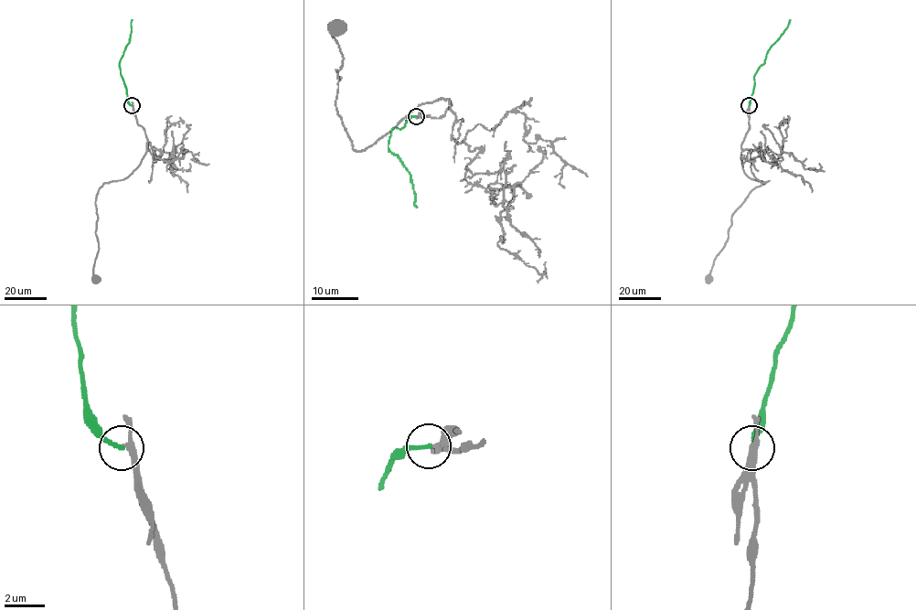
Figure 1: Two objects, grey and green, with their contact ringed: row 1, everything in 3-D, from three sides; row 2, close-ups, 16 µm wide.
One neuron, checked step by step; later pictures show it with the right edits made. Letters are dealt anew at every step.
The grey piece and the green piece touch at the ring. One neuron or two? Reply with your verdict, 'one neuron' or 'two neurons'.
one neuron

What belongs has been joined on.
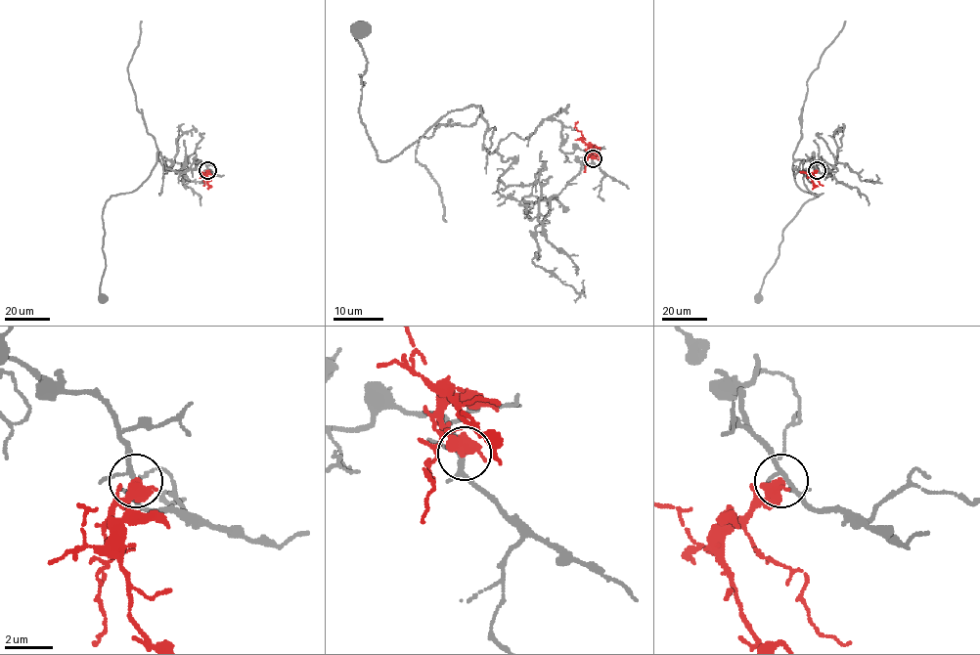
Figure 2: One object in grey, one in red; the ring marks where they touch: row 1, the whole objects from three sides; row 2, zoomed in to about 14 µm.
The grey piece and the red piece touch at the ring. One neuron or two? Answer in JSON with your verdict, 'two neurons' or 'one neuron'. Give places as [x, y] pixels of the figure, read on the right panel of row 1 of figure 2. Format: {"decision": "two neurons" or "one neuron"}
{"decision": "two neurons"}

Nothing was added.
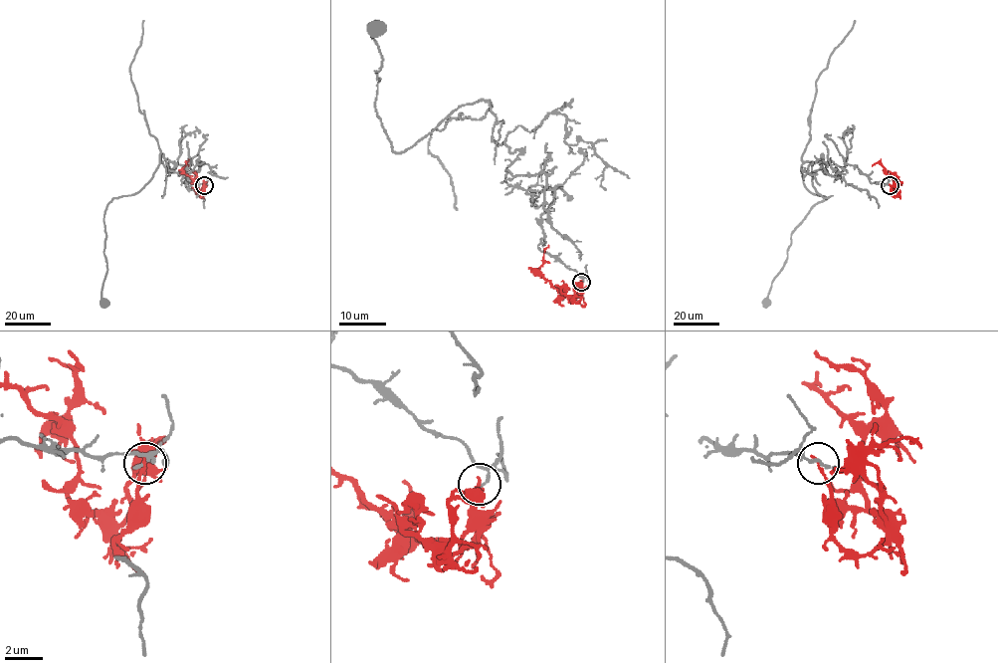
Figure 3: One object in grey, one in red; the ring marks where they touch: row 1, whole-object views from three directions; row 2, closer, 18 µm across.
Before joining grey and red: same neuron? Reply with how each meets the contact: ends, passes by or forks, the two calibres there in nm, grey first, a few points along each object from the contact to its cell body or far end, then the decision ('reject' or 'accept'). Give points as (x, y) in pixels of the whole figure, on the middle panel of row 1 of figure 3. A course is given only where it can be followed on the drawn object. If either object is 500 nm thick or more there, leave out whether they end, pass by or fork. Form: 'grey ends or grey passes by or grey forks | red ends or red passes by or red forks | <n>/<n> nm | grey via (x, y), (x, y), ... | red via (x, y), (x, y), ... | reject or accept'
grey ends | red passes by | 200/110 nm | grey via (581, 281), (537, 246), (554, 191), (505, 179), (520, 151), (493, 140), (489, 101), (395, 152), (375, 28) | red via (581, 281), (576, 298), (565, 295), (563, 291), (560, 292), (537, 271), (542, 264), (543, 250), (548, 245) | reject

